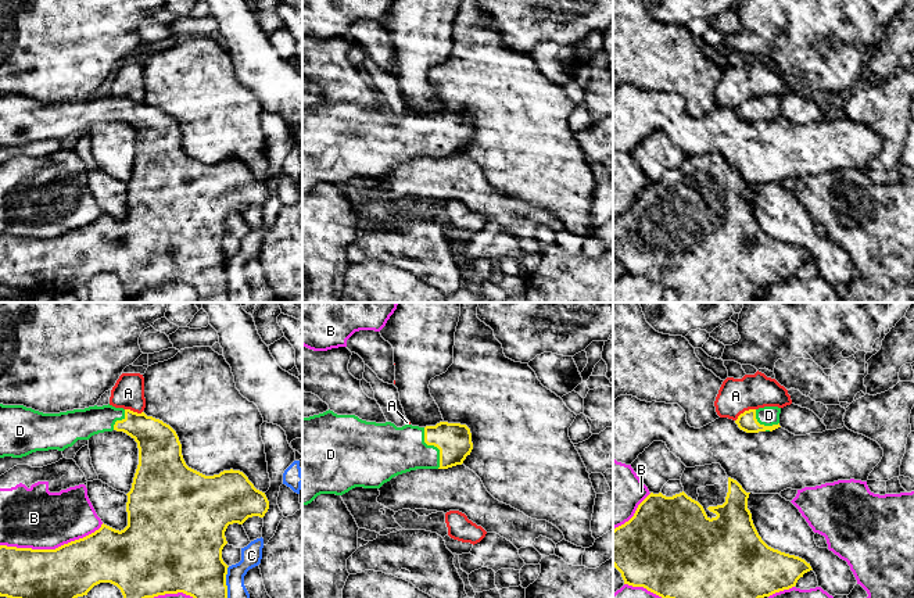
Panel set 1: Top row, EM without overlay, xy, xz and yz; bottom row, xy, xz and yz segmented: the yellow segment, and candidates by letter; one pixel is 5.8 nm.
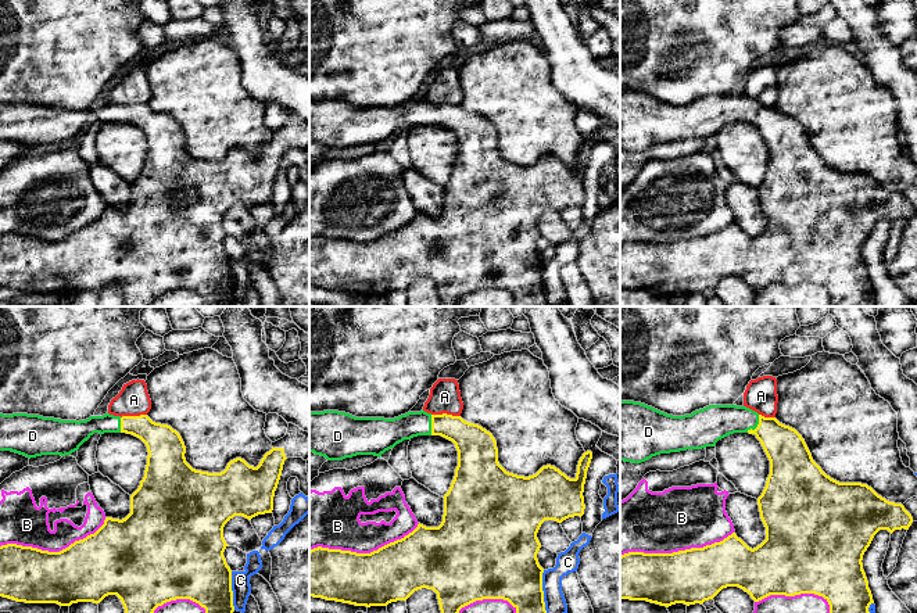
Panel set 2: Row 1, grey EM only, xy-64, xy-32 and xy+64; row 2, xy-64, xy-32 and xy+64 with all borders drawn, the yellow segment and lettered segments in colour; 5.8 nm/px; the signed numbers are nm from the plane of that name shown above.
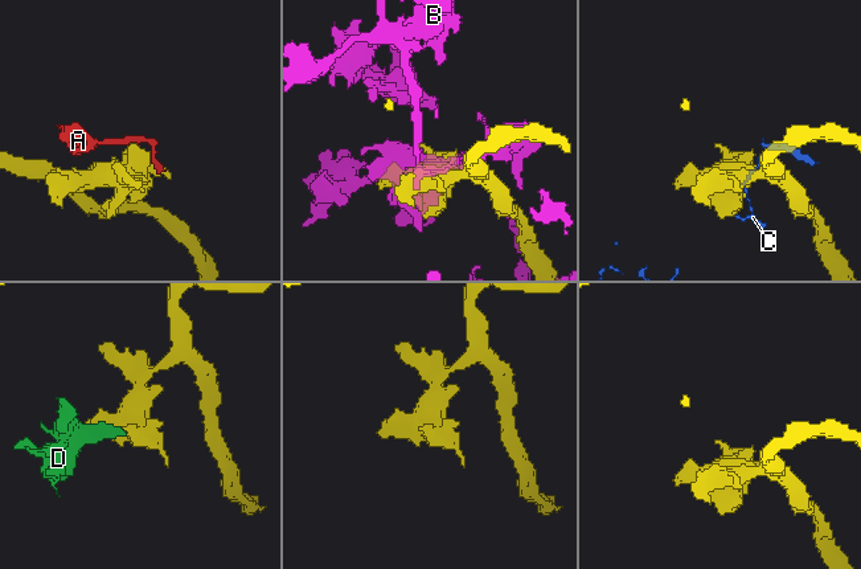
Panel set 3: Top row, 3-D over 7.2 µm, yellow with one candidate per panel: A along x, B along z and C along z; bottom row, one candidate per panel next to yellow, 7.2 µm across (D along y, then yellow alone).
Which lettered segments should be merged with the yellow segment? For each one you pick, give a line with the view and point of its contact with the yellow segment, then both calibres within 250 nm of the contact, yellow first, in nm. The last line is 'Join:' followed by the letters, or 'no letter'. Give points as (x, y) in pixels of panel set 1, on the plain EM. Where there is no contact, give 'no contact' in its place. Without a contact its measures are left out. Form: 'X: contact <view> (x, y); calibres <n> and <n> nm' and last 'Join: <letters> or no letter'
D: contact xz (434, 135); calibres 200 and 280 nm
Join: D

